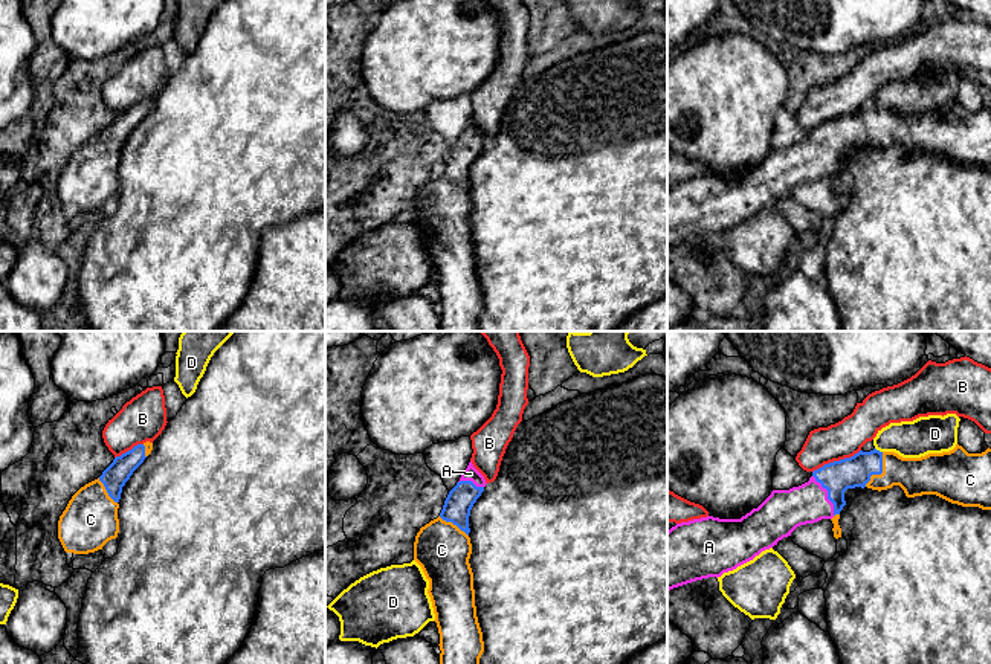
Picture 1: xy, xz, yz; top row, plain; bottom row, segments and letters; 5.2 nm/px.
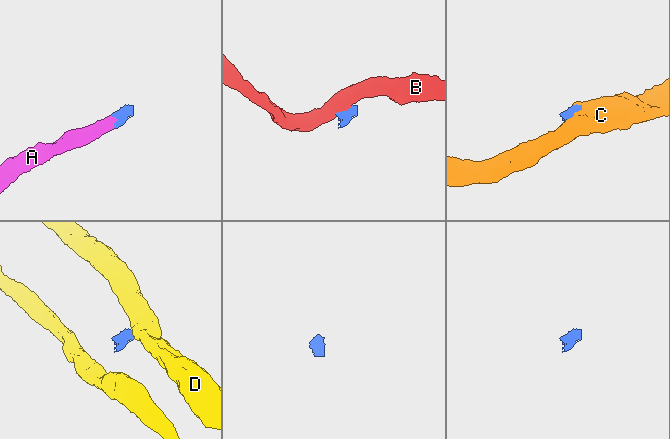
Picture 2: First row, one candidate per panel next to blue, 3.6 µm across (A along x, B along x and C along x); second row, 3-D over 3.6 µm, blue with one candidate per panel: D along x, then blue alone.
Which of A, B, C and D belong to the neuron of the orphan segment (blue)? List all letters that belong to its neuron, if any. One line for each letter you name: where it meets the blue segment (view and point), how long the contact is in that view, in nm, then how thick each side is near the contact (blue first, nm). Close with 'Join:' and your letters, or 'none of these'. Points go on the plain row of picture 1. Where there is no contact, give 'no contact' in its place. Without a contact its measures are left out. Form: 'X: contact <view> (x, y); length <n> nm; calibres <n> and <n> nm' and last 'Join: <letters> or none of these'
A: contact yz (828, 153); length 240 nm; calibres 170 and 220 nm
C: contact yz (881, 130); length 200 nm; calibres 170 and 200 nm
Join: A, C

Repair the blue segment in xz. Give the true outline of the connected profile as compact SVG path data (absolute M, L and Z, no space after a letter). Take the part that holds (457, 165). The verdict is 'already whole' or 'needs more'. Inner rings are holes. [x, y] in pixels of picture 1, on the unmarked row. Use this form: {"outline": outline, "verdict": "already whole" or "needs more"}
{"outline": "M470 119L440 174L421 185L414 200L414 218L429 238L428 252L440 292L440 331L479 331L484 299L469 221L469 174L486 142Z", "verdict": "needs more"}

